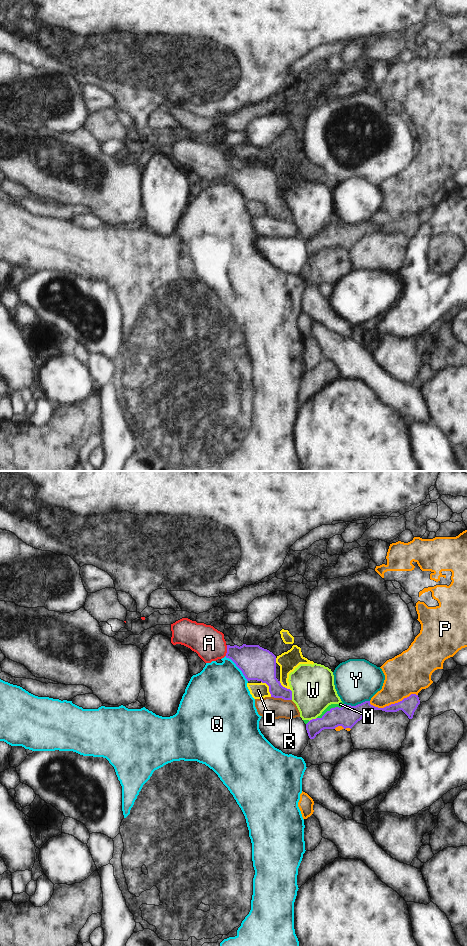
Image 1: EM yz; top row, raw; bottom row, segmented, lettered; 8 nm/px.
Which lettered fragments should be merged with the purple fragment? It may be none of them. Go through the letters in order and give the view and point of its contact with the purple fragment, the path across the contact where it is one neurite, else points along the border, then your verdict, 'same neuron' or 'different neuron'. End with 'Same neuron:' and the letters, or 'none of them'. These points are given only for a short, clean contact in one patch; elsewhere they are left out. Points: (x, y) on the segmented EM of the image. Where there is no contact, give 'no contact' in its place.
A: meets purple in yz at (227, 650); runs through yz (255, 662), (252, 659), (227, 650), (219, 650), (209, 643); same neuron
D: meets purple in yz at (269, 688); different neuron
M: meets purple in yz at (331, 708); same neuron
P: meets purple in yz at (393, 704); different neuron
Q: meets purple in yz at (238, 667); border along yz (225, 656), (235, 664), (247, 681); different neuron
R: meets purple in yz at (281, 697); border along yz (271, 696), (291, 700); different neuron
W: meets purple in yz at (291, 695); different neuron
Y: meets purple in yz at (356, 705); different neuron
Same neuron: A, M

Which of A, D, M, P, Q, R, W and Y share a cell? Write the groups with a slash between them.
A M / D / P / Q / R / W / Y

